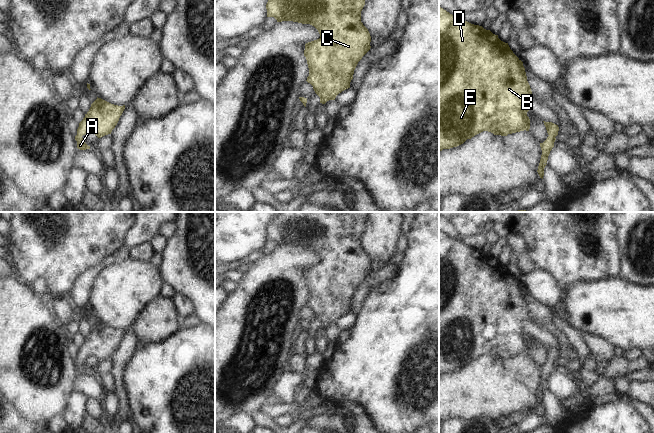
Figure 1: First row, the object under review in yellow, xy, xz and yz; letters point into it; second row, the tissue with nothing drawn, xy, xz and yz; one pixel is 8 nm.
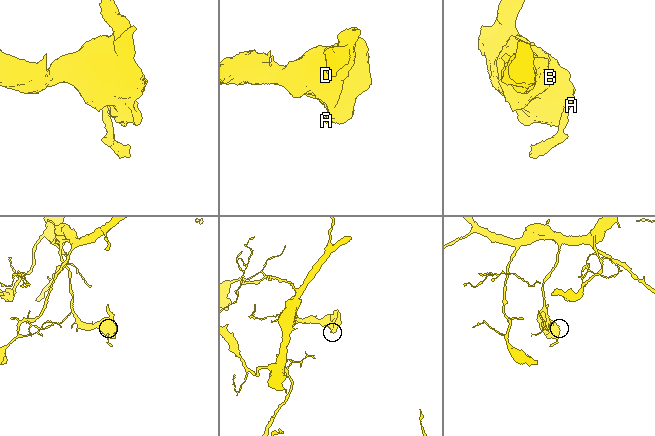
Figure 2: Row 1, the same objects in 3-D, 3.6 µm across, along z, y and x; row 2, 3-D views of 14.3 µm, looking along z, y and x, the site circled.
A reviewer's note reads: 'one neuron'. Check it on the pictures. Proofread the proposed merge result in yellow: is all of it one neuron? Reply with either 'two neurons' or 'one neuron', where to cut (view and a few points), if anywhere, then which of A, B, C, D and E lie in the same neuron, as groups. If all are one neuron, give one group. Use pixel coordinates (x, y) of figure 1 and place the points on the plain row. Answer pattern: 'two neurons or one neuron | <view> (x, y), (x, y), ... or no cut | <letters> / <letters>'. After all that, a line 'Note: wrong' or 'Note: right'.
one neuron | no cut | A B C D E
Note: right

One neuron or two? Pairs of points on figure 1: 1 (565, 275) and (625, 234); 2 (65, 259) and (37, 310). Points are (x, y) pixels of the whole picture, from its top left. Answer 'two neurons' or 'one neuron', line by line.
1: two neurons
2: two neurons

